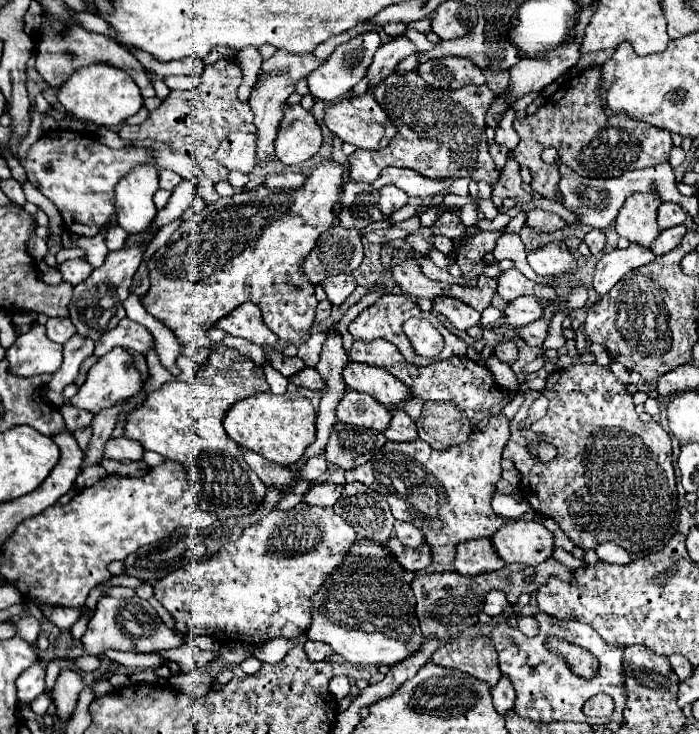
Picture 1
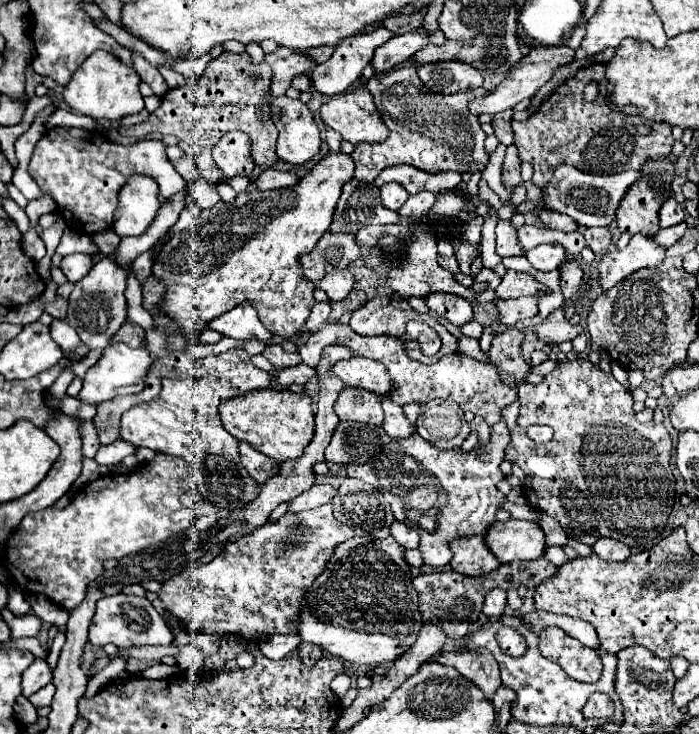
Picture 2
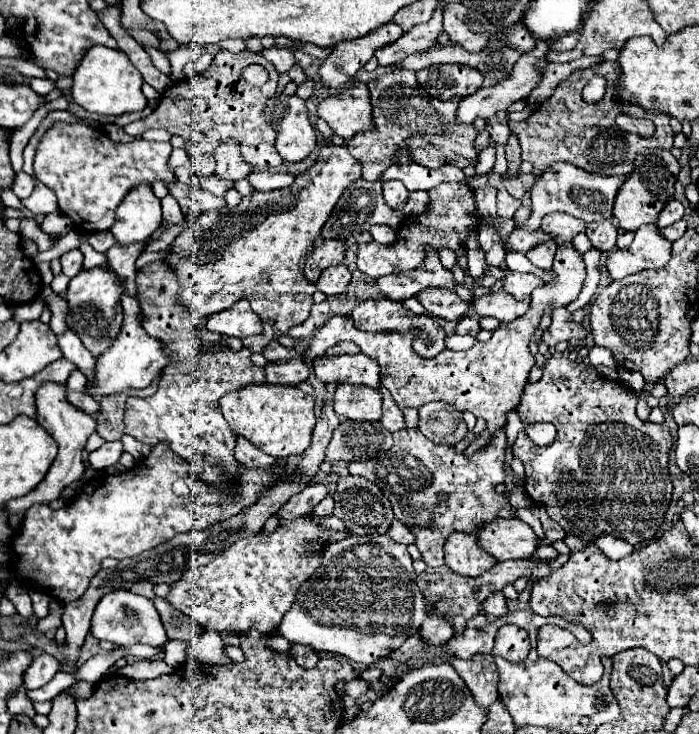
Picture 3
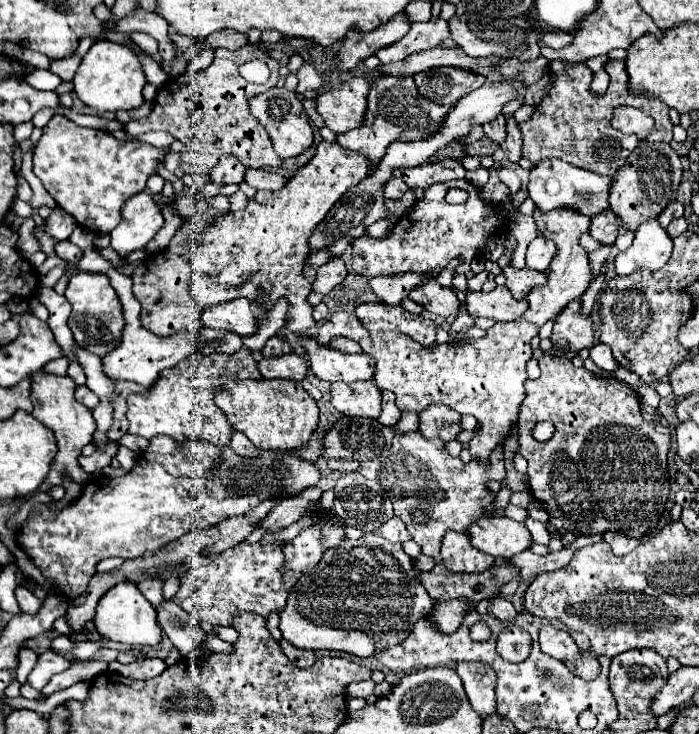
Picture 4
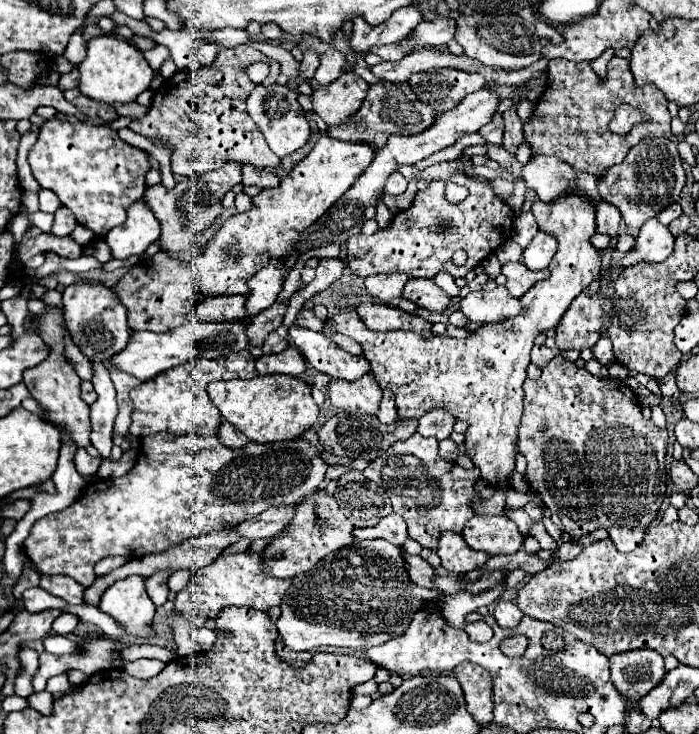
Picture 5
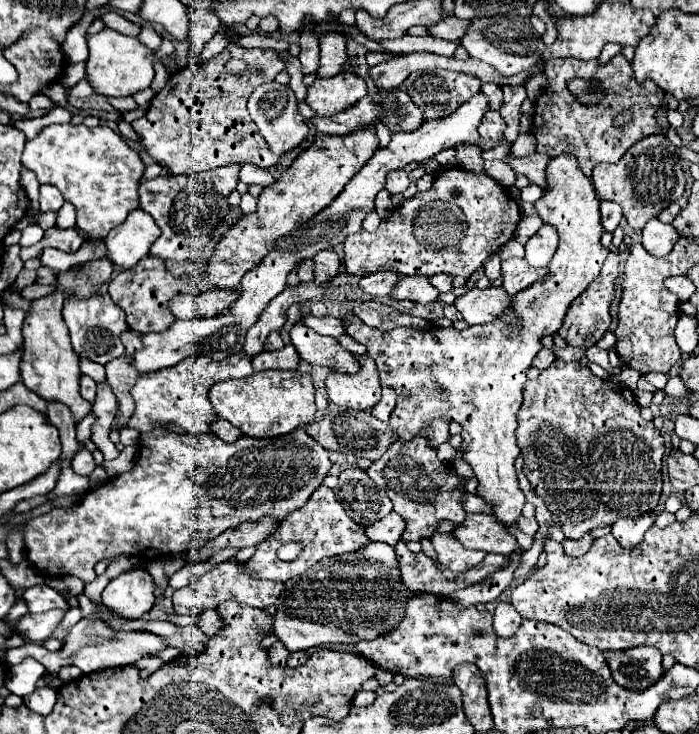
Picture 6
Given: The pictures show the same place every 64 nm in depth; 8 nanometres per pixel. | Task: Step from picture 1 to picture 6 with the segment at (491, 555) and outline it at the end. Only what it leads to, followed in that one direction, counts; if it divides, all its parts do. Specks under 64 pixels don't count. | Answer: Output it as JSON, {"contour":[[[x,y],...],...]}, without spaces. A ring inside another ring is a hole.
{"contour":[[[452,532],[450,534],[434,534],[434,536],[430,536],[430,542],[436,550],[438,562],[456,574],[462,574],[462,572],[474,568],[486,556],[484,552],[468,550],[462,544],[458,544]]]}

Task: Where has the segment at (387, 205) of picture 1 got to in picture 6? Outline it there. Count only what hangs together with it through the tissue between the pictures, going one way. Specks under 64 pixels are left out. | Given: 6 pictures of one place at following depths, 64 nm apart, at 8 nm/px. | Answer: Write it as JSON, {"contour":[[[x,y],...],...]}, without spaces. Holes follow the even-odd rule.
{"contour":[[[392,170],[388,176],[386,176],[386,190],[390,194],[400,194],[404,192],[406,188],[410,186],[410,178],[404,170]]]}

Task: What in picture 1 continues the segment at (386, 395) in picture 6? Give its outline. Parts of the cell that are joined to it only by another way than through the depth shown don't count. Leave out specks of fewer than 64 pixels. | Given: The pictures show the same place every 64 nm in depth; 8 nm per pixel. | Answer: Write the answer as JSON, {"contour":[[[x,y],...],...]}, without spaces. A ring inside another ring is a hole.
{"contour":[[[394,408],[390,410],[392,418],[390,418],[390,426],[386,428],[384,436],[388,440],[394,440],[394,442],[406,442],[406,440],[414,440],[418,436],[416,432],[416,424],[410,420],[410,416],[404,414],[402,408]]]}

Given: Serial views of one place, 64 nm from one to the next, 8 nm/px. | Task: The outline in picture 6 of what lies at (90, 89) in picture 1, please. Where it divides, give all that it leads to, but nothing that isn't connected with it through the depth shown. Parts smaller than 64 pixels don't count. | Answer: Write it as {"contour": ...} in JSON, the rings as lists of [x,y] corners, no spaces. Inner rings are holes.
{"contour":[[[102,30],[100,34],[88,36],[88,48],[90,48],[90,56],[86,60],[86,78],[92,82],[92,86],[96,88],[98,94],[104,96],[130,96],[142,88],[148,88],[152,78],[154,78],[154,50],[146,48],[136,36],[126,36],[120,34],[116,30]]]}

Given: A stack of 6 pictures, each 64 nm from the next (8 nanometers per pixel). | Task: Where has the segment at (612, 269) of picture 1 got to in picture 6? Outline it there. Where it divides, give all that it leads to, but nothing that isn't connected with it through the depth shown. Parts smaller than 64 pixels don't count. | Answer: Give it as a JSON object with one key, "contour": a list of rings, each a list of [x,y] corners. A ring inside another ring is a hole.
{"contour":[[[652,218],[642,230],[642,246],[654,256],[668,254],[678,240],[680,234],[676,232],[676,228],[672,224],[660,222],[658,218]]]}

